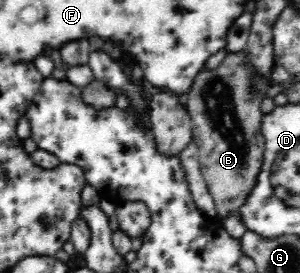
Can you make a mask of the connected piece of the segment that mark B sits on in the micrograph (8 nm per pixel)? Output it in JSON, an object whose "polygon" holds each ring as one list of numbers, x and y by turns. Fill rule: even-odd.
{"polygon":[[249,49,229,52,216,69,203,69,182,98,187,111,194,121,194,142,198,145,200,160,199,171,208,192,215,200,218,216,224,219,236,214,246,203,251,191,257,185,258,175,262,168,266,151,265,138,262,132,263,111,261,101,267,97,267,91,273,85,270,77,263,76,253,62,253,54]]}

